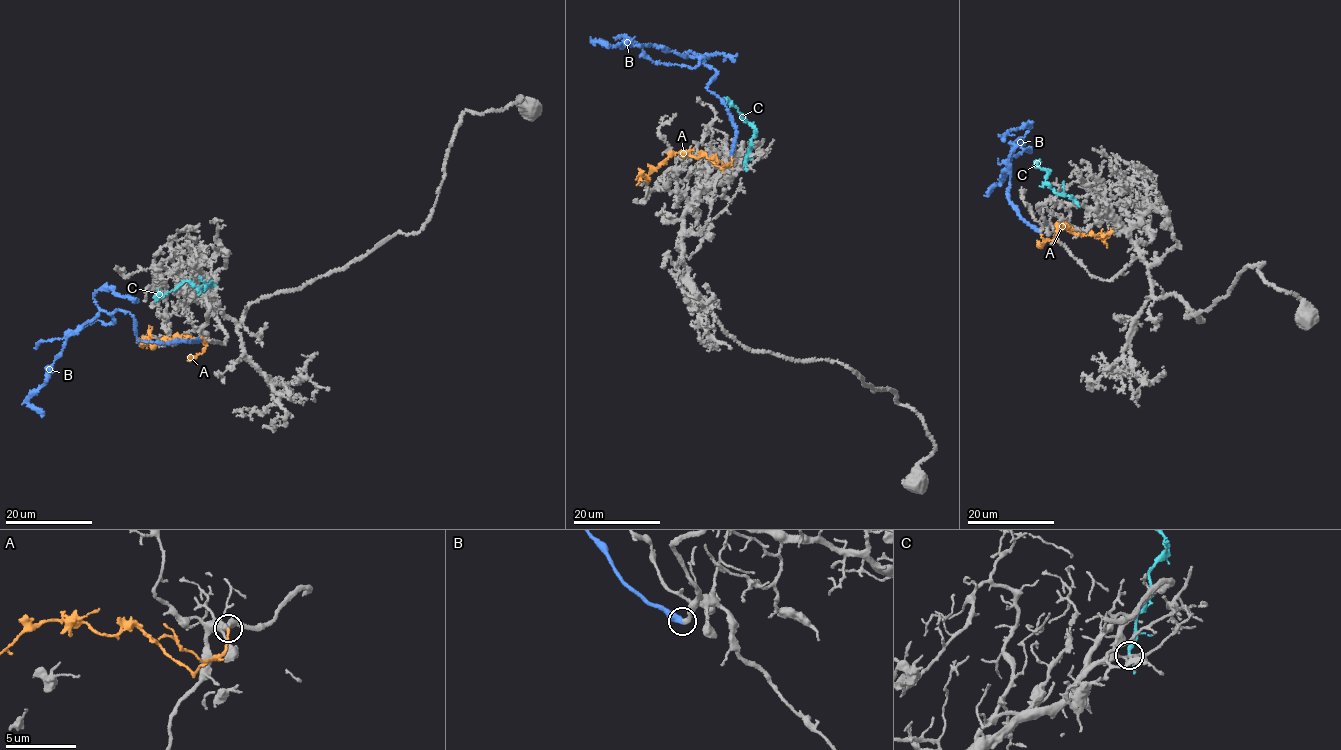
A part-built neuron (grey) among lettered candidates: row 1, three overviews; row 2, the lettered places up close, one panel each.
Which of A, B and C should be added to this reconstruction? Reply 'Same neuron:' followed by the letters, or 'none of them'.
Same neuron: B

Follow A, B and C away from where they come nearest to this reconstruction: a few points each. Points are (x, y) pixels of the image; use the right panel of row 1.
A: (1040, 231), (1043, 239), (1054, 240), (1058, 226), (1062, 228), (1064, 225), (1082, 235), (1100, 233), (1106, 246)
B: (1039, 230), (1021, 219), (1008, 197), (1009, 159), (1016, 147), (1010, 142), (1019, 139), (998, 183), (984, 196)
C: (1076, 203), (1055, 193), (1046, 182), (1049, 171), (1037, 166), (1037, 162), (1033, 167)

